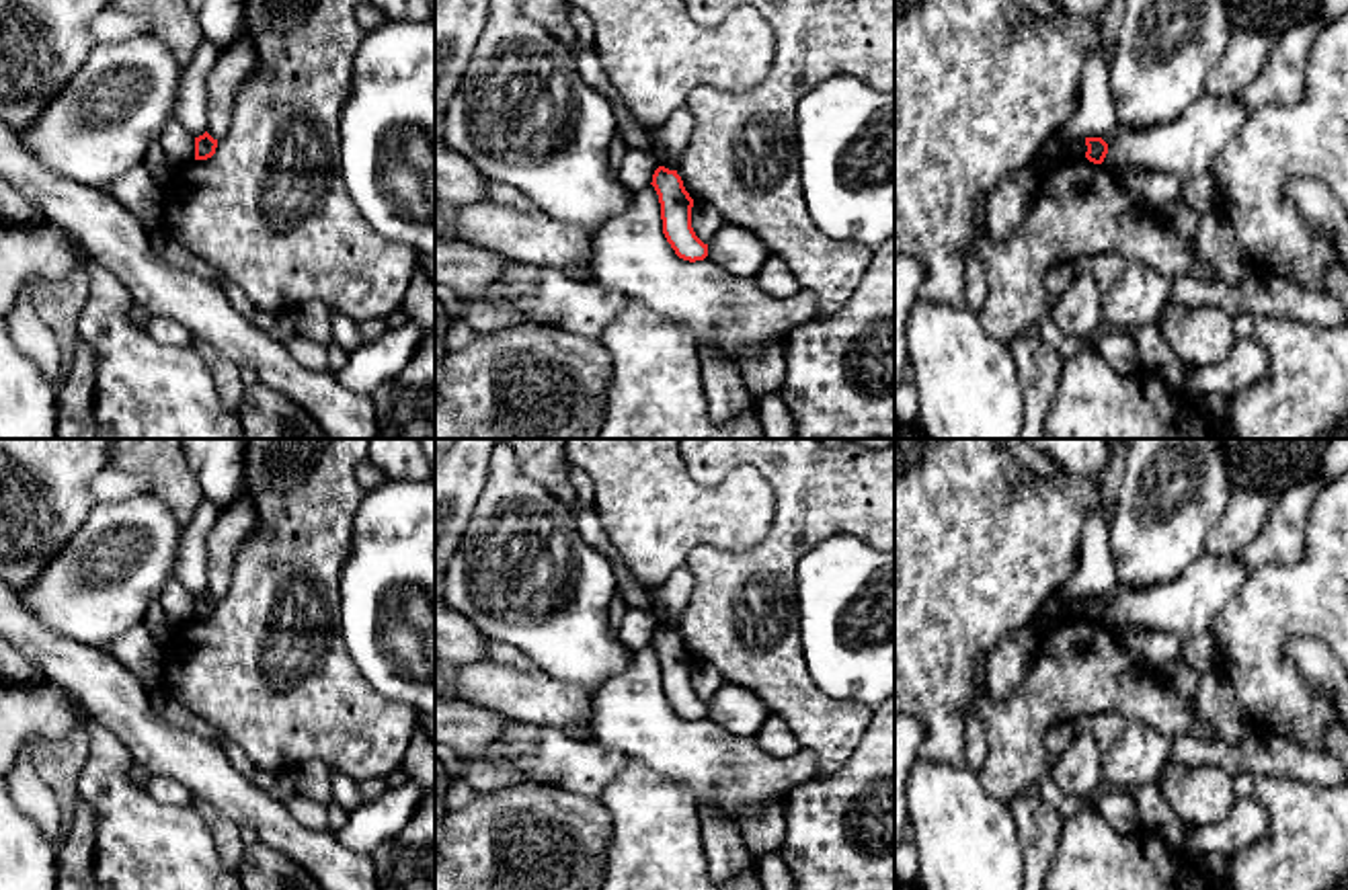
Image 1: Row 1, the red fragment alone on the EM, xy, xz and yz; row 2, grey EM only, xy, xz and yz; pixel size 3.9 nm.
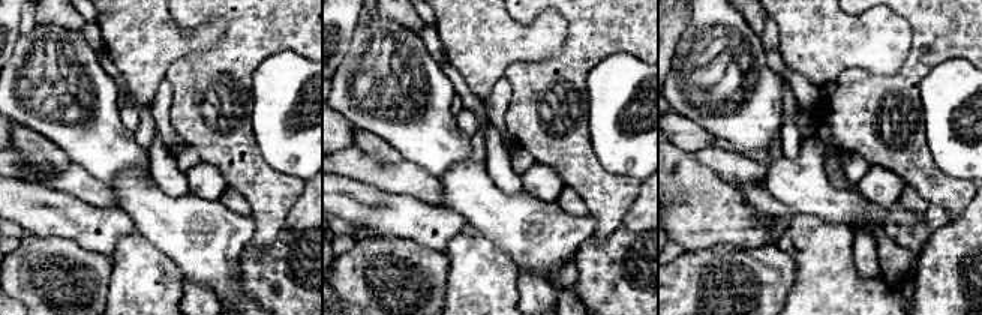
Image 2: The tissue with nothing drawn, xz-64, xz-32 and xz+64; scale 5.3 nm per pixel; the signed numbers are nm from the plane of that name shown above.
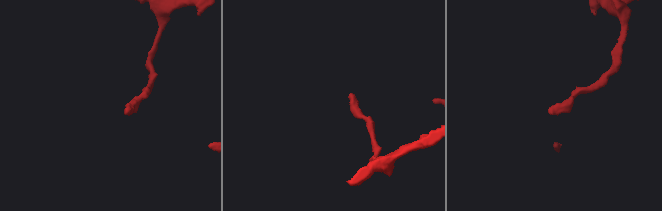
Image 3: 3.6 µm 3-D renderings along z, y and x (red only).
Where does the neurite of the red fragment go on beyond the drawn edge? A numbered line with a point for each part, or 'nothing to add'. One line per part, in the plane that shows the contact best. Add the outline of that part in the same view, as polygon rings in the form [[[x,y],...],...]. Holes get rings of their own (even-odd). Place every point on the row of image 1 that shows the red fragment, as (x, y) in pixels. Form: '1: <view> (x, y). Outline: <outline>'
nothing to add

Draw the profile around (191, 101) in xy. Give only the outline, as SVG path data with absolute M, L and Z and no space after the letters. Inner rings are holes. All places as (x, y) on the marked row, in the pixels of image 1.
M207 37L201 41L193 62L181 74L181 84L176 90L174 113L181 125L193 135L199 137L207 131L207 94L205 80L215 62L220 59L222 49Z

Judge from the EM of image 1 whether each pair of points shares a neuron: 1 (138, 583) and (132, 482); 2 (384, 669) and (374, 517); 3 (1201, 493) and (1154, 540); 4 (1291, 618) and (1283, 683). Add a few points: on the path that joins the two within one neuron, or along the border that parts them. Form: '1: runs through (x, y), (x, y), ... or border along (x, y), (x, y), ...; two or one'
1: border along (146, 491), (95, 505); two
2: runs through (370, 632), (376, 554); one
3: runs through (1188, 505), (1166, 528); one
4: runs through (1275, 634), (1275, 667); one

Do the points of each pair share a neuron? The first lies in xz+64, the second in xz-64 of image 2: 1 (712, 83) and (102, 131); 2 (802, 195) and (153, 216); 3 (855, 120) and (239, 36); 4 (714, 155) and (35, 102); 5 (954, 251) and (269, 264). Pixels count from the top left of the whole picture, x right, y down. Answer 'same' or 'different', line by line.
1: same
2: same
3: same
4: different
5: same

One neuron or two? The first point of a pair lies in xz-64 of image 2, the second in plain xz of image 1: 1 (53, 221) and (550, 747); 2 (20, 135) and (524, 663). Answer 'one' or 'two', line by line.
1: one
2: one

